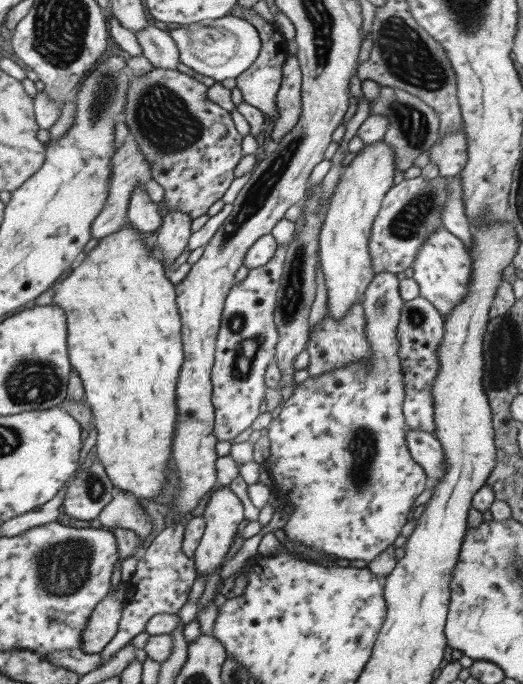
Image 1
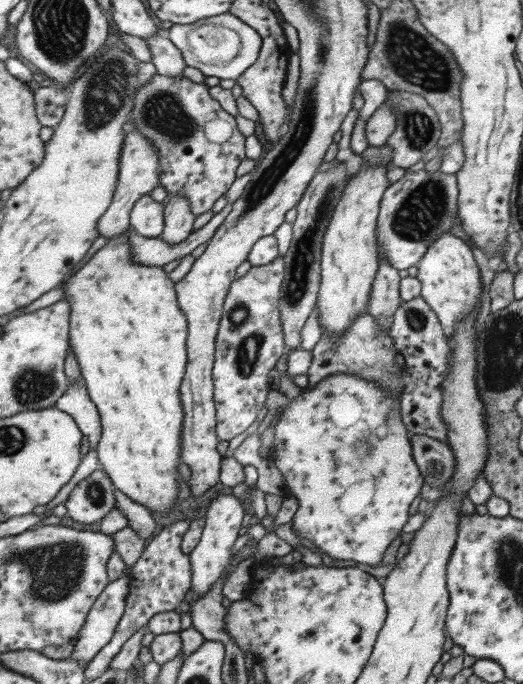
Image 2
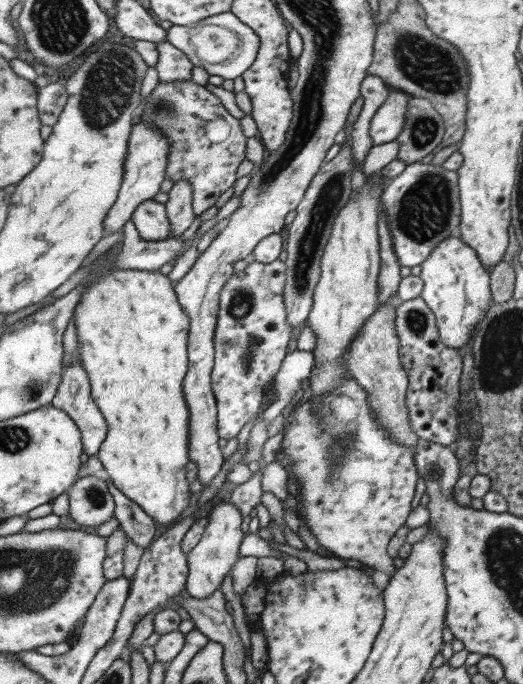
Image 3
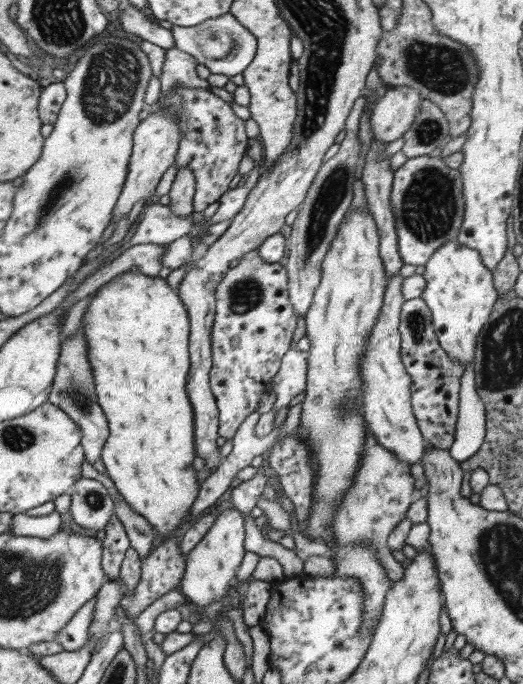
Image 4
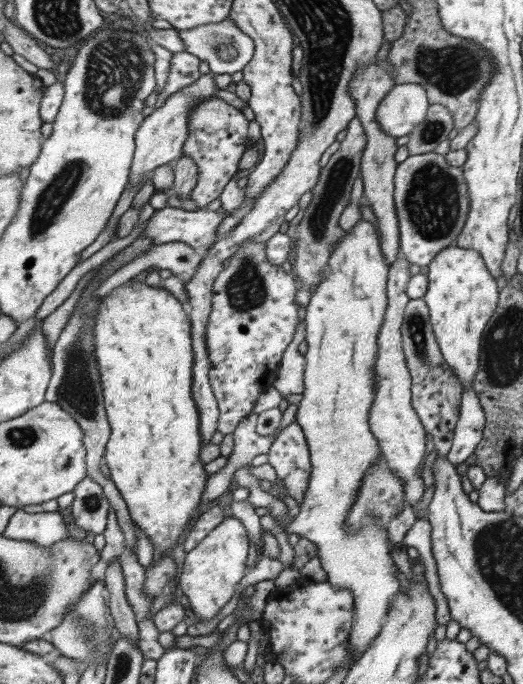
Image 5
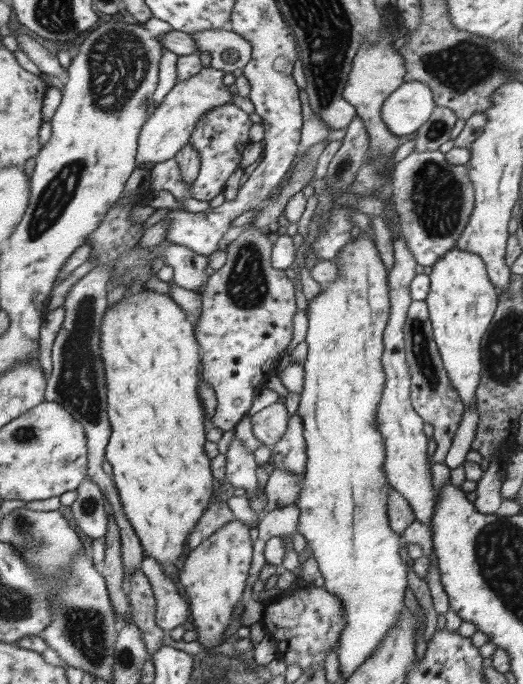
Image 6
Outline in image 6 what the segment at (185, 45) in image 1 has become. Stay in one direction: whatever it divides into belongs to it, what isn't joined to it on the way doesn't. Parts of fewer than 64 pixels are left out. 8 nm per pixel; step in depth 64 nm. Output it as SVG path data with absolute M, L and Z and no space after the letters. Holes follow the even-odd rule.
M228 26L190 34L200 53L210 54L210 67L224 73L244 68L250 62L252 45Z

